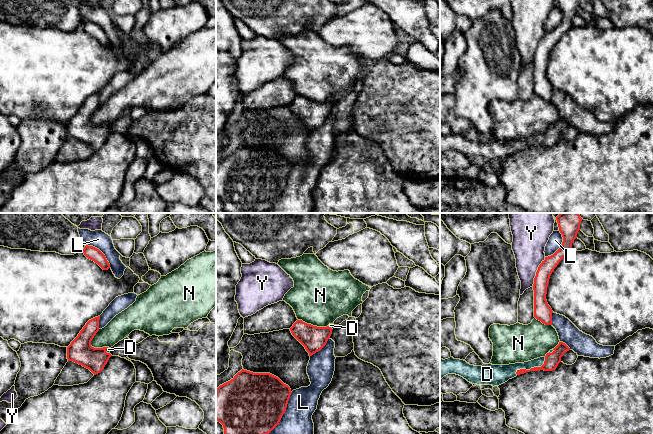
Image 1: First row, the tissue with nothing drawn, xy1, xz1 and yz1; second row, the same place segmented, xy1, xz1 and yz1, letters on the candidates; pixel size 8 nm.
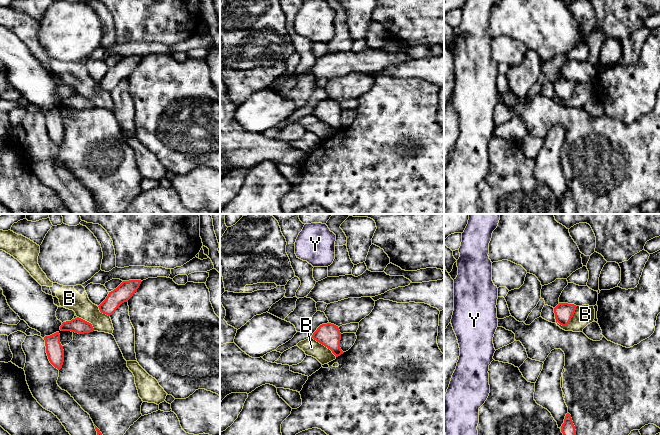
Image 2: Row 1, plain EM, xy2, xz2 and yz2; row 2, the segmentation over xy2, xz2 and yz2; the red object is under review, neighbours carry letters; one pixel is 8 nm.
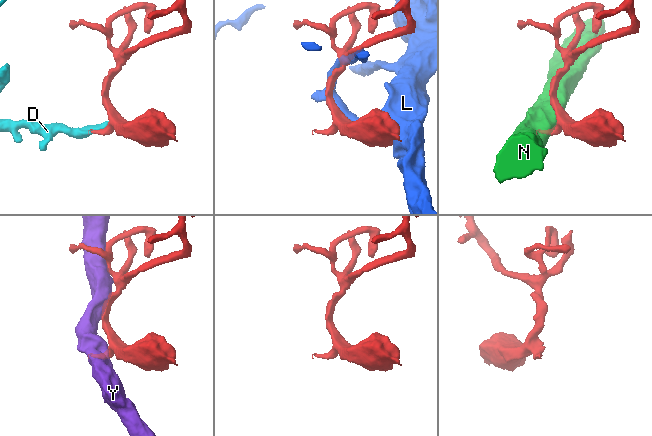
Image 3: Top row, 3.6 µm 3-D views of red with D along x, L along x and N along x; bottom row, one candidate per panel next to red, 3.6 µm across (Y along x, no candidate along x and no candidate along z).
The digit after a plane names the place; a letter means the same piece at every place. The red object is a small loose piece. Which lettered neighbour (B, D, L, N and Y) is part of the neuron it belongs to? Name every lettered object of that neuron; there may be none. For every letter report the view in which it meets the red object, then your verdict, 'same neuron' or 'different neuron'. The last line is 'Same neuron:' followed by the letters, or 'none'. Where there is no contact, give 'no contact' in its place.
B: meets red in yz2; different neuron
D: meets red in yz1; same neuron
L: meets red in xz1; different neuron
N: meets red in xy1; different neuron
Y: meets red in yz1; different neuron
Same neuron: D

